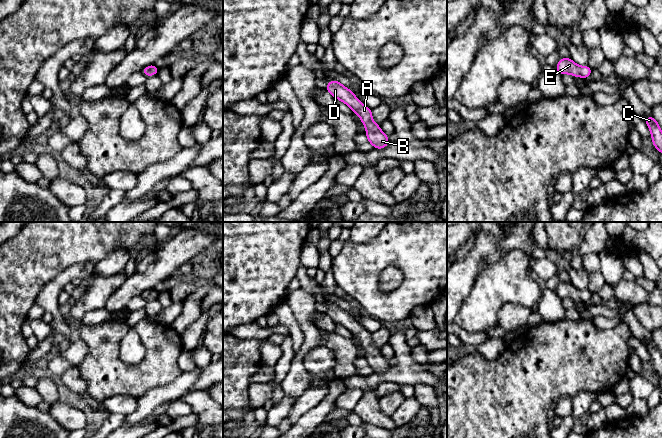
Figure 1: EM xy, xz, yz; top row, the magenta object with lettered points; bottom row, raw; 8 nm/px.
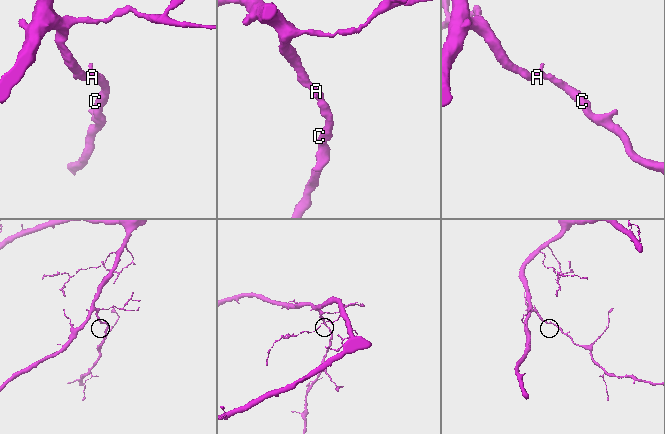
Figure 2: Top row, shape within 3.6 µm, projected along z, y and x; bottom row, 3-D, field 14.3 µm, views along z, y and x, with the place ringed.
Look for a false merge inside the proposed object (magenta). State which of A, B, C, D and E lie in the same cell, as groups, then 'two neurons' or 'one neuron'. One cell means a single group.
A B C D E | one neuron

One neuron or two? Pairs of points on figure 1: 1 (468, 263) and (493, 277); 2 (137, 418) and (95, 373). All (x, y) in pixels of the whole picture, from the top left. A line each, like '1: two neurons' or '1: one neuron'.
1: two neurons
2: two neurons

